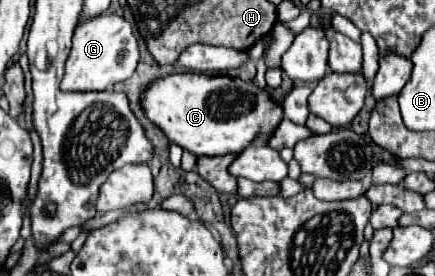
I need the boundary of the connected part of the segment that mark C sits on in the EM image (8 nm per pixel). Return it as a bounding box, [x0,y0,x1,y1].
[141,74,283,156]

